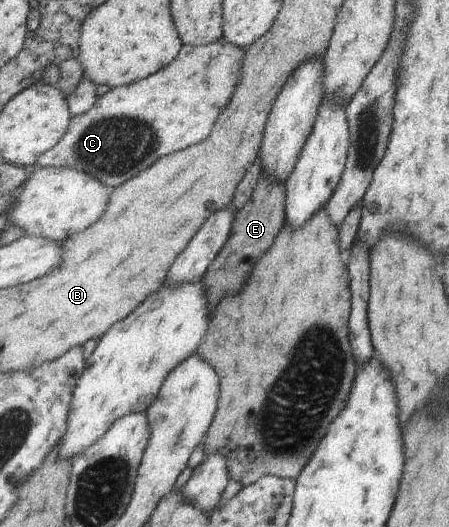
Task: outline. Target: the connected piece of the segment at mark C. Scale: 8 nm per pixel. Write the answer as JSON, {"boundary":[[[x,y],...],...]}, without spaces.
{"boundary":[[[223,38],[208,46],[184,45],[179,54],[156,76],[110,89],[91,112],[74,117],[67,136],[39,159],[38,167],[73,169],[116,188],[160,158],[206,140],[232,100],[244,50]]]}

